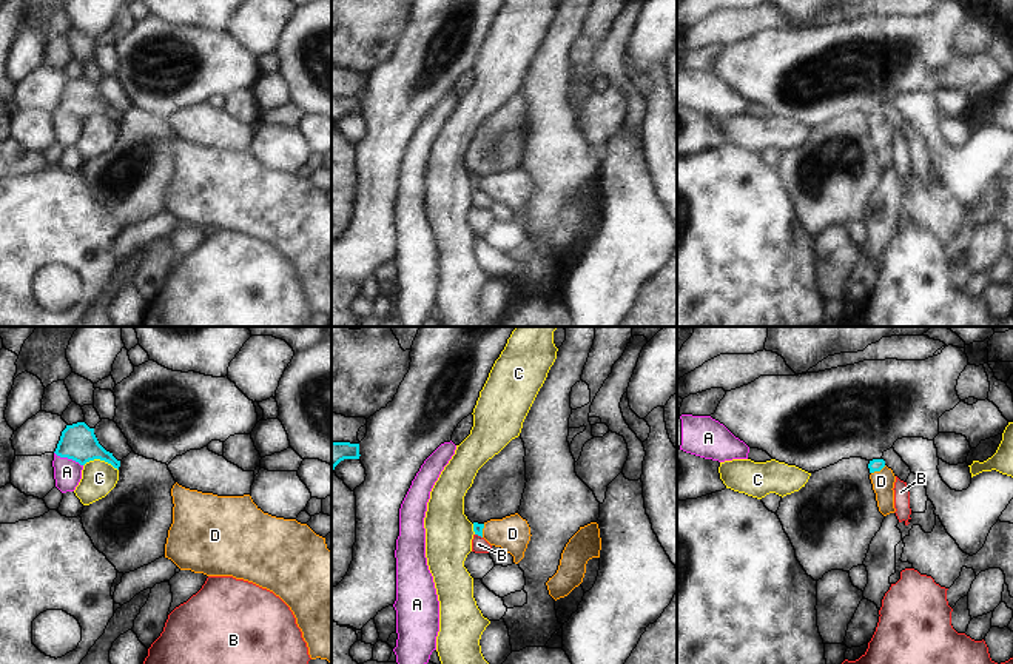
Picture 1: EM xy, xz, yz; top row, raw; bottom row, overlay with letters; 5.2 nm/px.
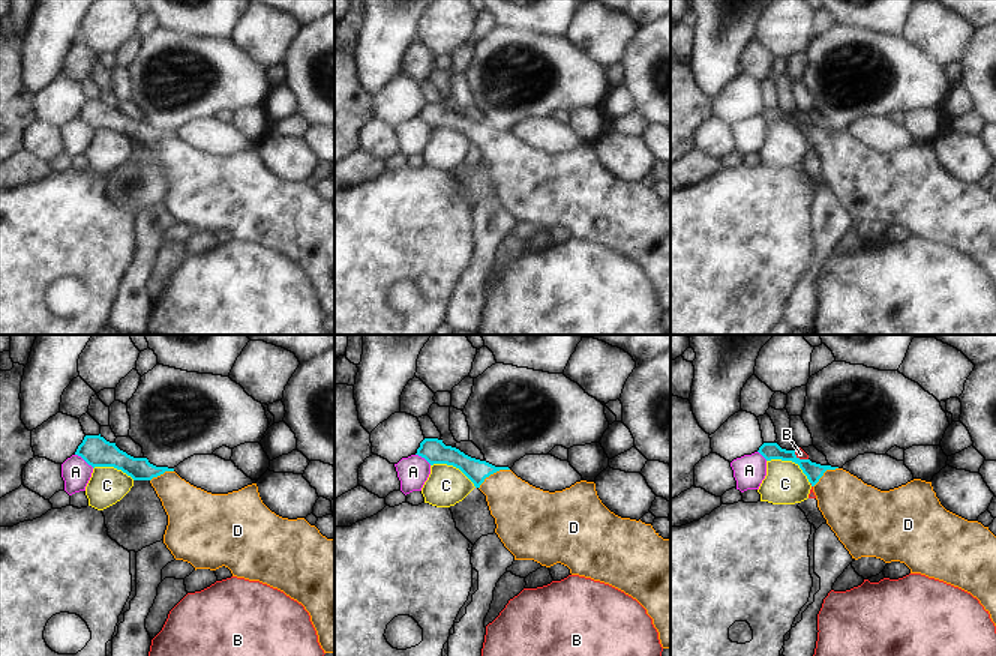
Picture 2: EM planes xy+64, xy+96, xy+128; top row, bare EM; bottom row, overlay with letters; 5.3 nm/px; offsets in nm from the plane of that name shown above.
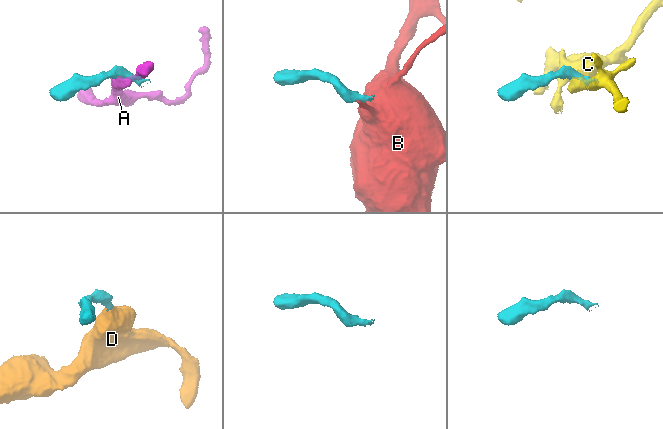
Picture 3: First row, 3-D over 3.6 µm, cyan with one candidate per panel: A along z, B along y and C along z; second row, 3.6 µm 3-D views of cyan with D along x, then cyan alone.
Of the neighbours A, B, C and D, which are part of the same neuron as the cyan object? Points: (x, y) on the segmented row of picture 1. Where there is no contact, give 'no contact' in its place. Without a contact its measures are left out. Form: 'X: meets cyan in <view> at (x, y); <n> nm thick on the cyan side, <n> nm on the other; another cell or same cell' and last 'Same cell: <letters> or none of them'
A: meets cyan in xy at (68, 458); 190 nm thick on the cyan side, 140 nm on the other; another cell
B: meets cyan in xz at (478, 535); 50 nm thick on the cyan side, 80 nm on the other; another cell
C: meets cyan in xy at (100, 459); 190 nm thick on the cyan side, 180 nm on the other; another cell
D: meets cyan in yz at (878, 470); 60 nm thick on the cyan side, 120 nm on the other; same cell
Same cell: D

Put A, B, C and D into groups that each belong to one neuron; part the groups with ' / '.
A / B / C / D

